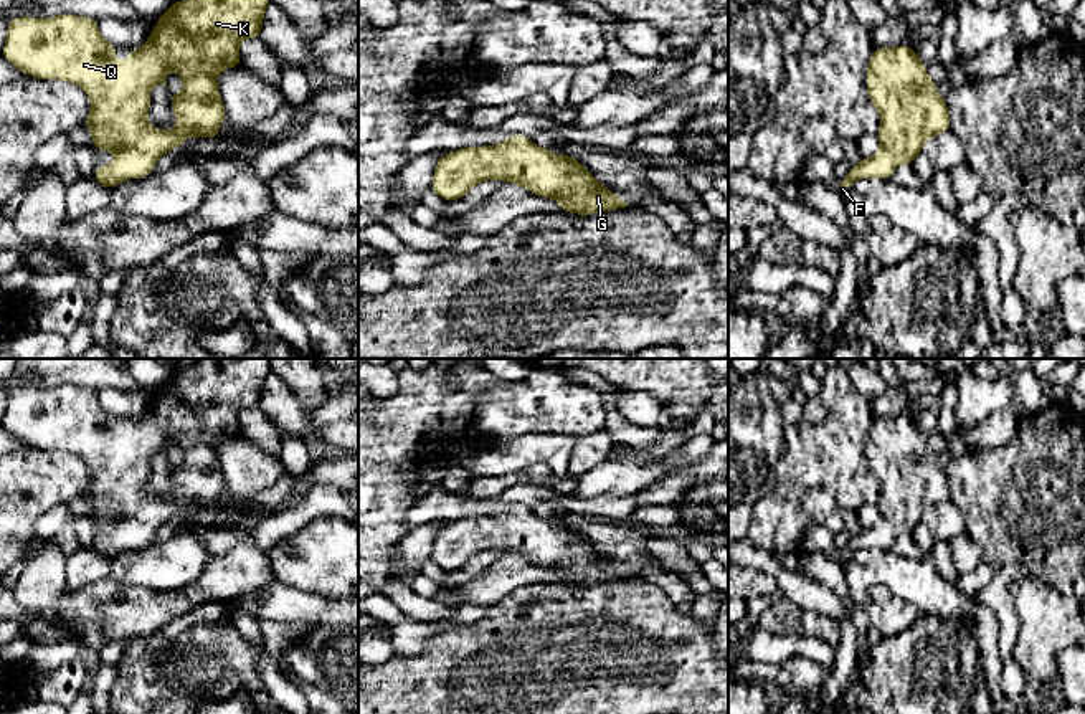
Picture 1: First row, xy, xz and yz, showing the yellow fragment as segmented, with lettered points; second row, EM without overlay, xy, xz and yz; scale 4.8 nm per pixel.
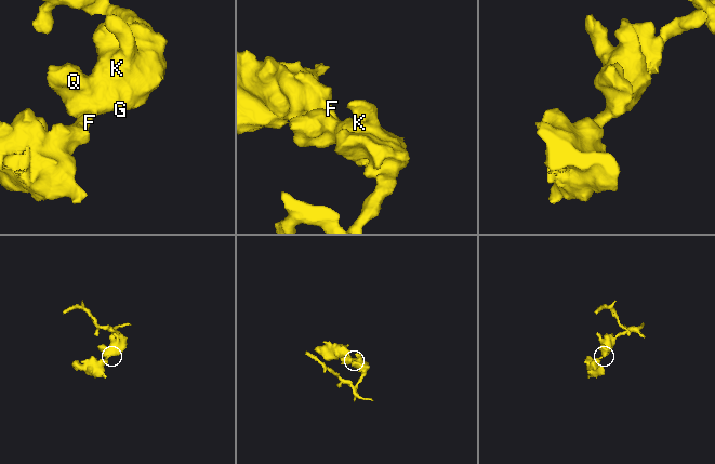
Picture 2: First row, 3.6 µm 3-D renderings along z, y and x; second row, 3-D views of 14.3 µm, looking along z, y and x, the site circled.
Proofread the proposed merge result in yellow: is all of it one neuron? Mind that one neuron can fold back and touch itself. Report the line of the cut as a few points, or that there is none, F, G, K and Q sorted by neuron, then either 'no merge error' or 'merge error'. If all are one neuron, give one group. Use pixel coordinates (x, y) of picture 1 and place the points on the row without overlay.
cut none; groups F G K Q; no merge error

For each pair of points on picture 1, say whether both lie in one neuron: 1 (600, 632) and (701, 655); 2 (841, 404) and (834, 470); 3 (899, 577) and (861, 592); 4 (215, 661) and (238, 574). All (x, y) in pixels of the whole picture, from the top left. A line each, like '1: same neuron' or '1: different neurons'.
1: same neuron
2: same neuron
3: same neuron
4: different neurons

